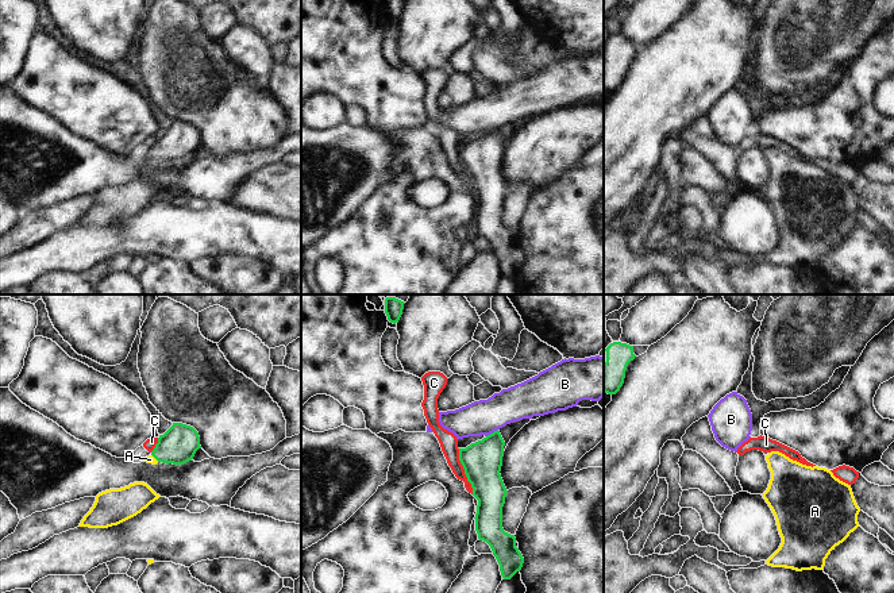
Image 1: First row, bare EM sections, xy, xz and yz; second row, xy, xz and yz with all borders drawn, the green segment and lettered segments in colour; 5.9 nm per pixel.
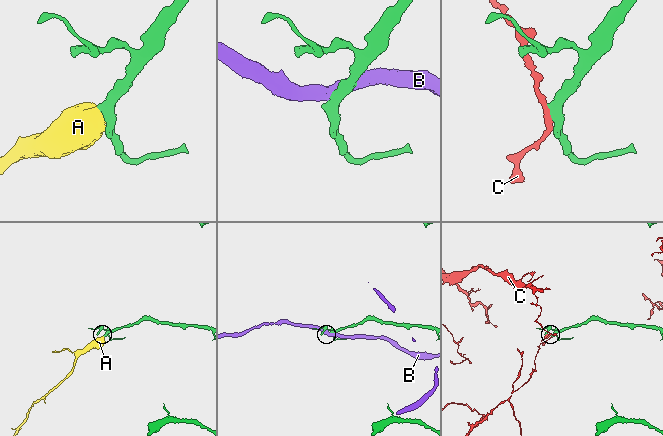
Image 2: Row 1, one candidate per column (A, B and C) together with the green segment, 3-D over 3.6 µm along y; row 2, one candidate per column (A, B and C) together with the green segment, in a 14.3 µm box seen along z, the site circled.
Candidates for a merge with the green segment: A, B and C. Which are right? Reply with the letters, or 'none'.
A

